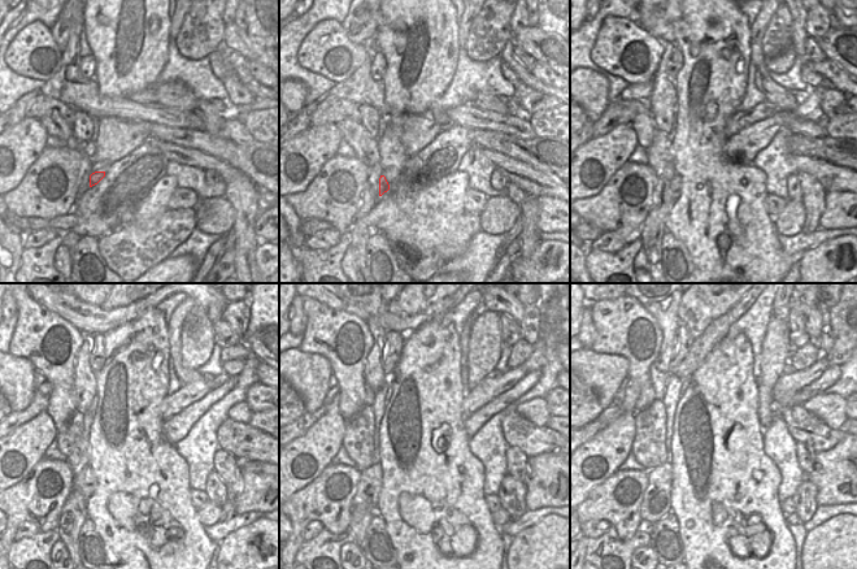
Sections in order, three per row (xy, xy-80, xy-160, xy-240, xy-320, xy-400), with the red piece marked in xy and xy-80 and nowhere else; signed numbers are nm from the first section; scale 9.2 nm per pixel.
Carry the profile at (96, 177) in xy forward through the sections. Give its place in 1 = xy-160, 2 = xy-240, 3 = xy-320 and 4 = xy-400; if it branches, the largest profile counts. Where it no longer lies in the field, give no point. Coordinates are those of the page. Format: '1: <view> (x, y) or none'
1: xy-160 (675, 185)
2: xy-240 (85, 482)
3: xy-320 (366, 495)
4: xy-400 (656, 503)

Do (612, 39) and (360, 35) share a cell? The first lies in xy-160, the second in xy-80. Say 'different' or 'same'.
different

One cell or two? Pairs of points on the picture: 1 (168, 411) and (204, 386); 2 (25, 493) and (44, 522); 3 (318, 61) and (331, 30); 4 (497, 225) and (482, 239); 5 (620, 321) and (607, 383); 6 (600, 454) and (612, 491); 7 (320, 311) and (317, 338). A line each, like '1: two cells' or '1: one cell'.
1: one cell
2: one cell
3: one cell
4: two cells
5: two cells
6: two cells
7: one cell

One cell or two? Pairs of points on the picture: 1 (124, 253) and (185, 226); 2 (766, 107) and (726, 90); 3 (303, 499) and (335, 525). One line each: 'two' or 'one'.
1: one
2: two
3: one

